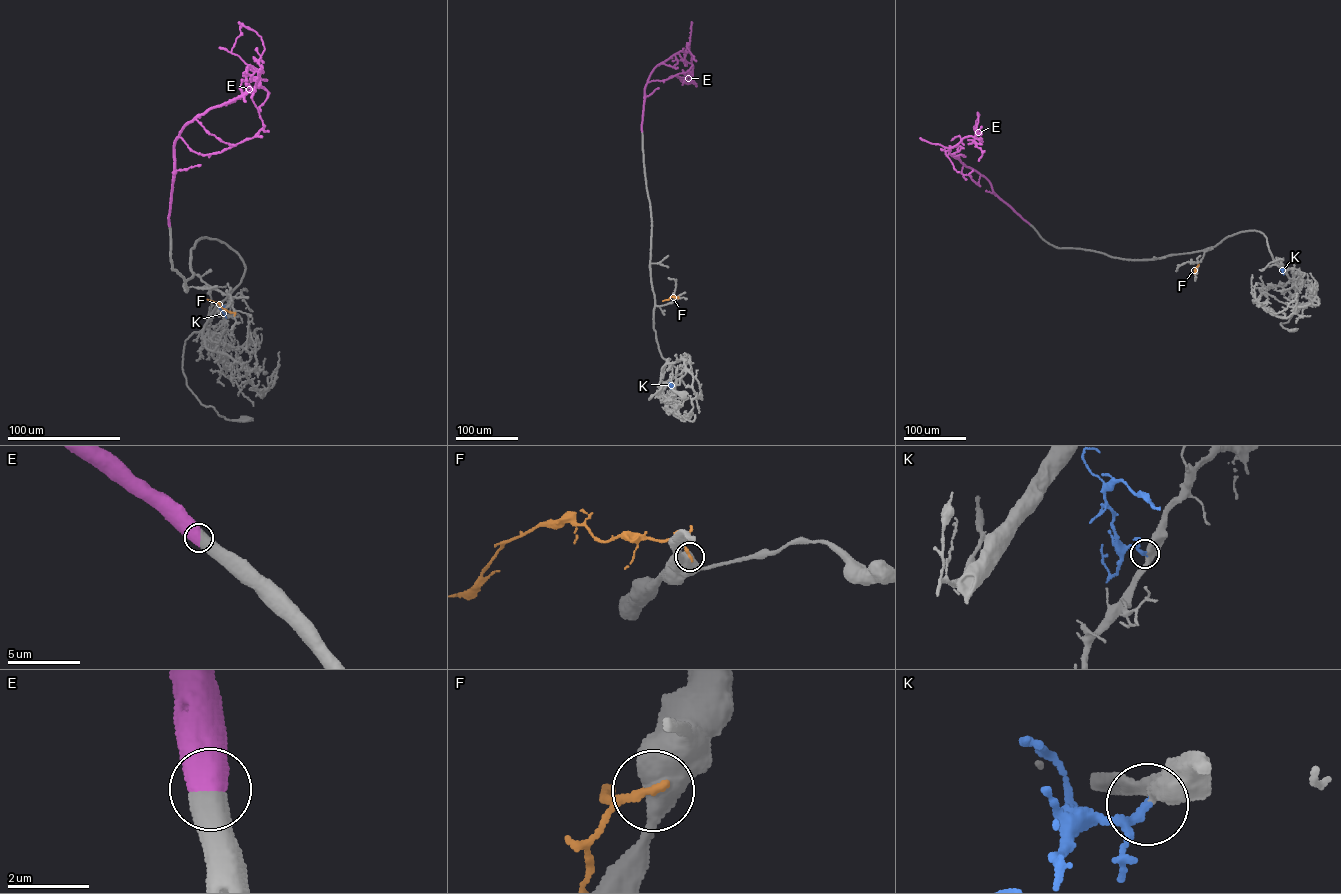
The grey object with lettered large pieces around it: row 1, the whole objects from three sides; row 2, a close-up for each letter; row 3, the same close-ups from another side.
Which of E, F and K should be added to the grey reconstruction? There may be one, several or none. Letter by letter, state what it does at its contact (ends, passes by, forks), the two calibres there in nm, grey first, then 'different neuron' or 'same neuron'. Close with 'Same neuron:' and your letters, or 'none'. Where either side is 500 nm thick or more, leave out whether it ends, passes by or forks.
E: 650 nm thick on the grey side, 750 nm on the other; same neuron
F: 500 nm thick on the grey side, 150 nm on the other; different neuron
K: it passes by; 420 nm thick on the grey side, 160 nm on the other; same neuron
Same neuron: E, K

